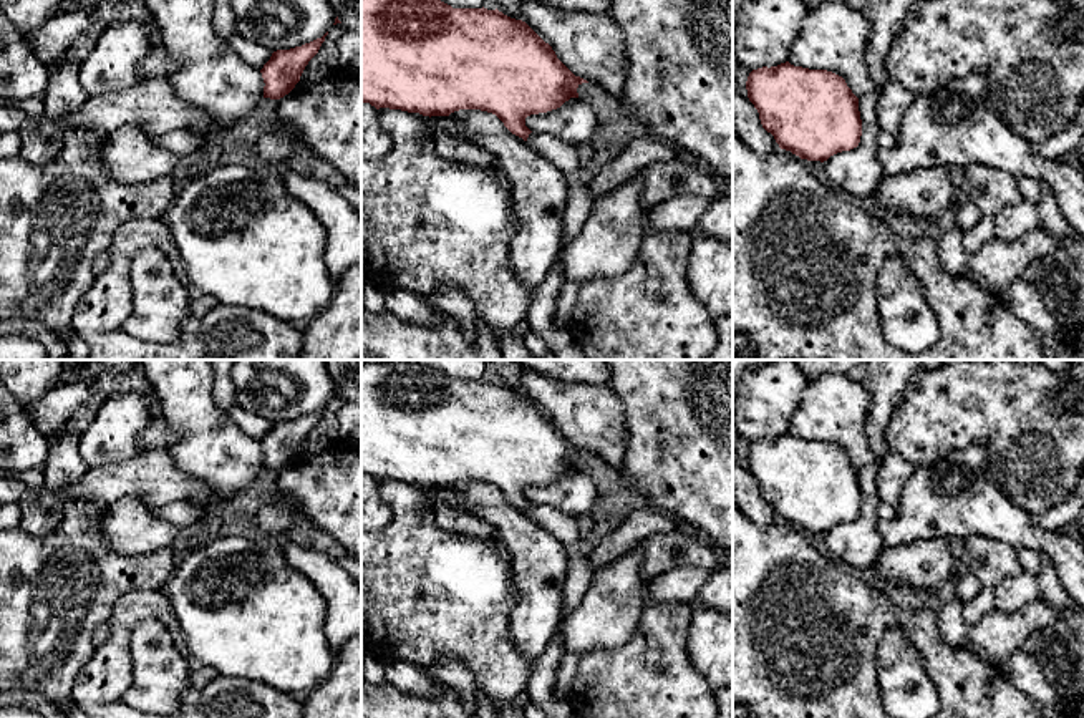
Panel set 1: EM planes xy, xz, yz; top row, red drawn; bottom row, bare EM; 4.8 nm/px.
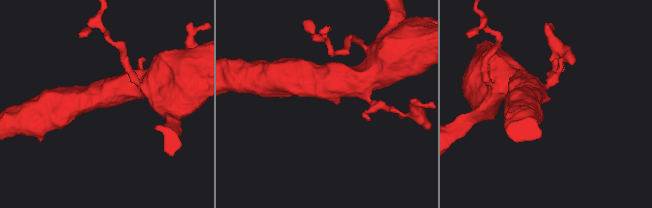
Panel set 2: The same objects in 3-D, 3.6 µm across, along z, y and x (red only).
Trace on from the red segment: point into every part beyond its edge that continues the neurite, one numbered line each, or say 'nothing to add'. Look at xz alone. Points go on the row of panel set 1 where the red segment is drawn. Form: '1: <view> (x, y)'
1: xz (566, 156)

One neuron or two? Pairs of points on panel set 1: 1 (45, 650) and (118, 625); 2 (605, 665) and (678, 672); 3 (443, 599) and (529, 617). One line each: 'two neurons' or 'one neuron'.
1: two neurons
2: one neuron
3: two neurons

